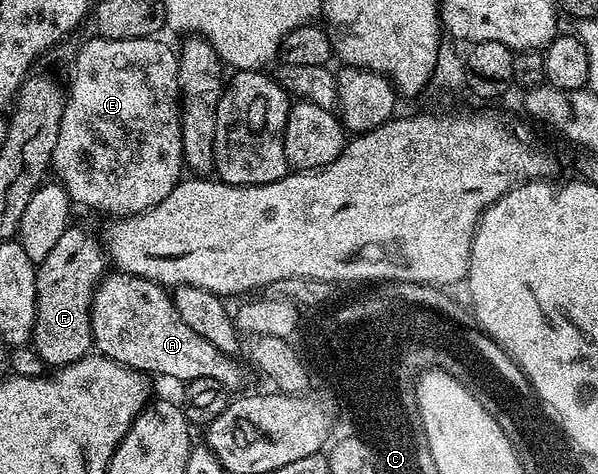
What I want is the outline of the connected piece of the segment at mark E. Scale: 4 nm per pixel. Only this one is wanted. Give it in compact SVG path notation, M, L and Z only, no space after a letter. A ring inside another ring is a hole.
M92 36L82 46L78 45L75 57L71 63L73 79L67 82L67 97L65 111L59 124L59 140L55 144L53 153L52 173L56 181L65 187L70 199L79 207L90 206L93 210L102 210L109 216L132 216L143 214L155 204L162 202L165 197L182 181L185 170L185 157L183 156L183 132L181 131L181 89L179 88L179 64L174 47L160 42L160 37L136 38L135 40L111 40L100 36Z

